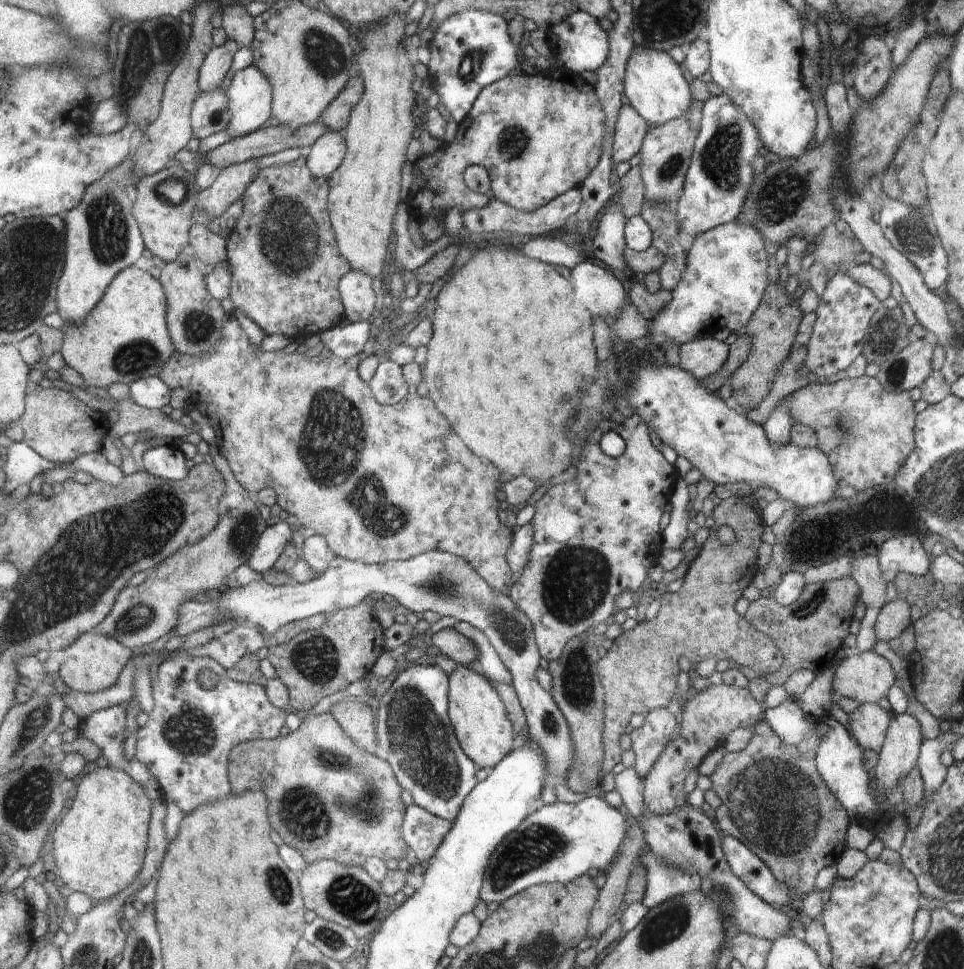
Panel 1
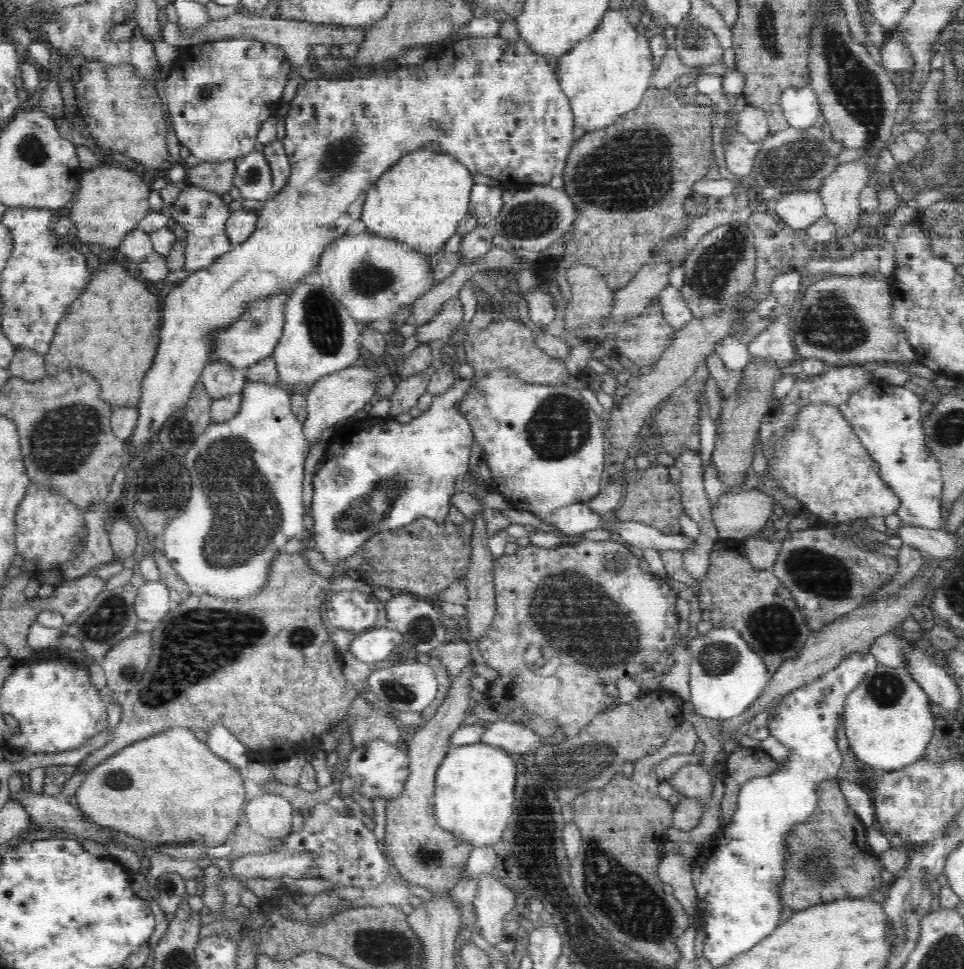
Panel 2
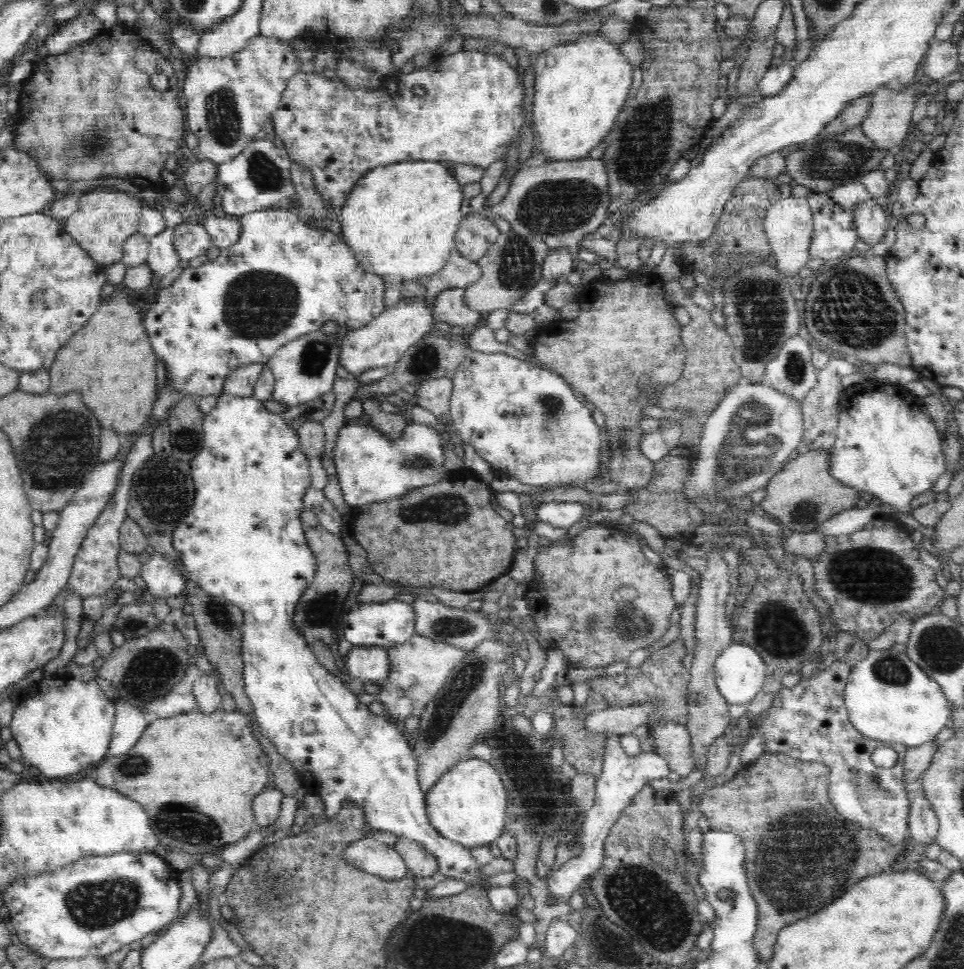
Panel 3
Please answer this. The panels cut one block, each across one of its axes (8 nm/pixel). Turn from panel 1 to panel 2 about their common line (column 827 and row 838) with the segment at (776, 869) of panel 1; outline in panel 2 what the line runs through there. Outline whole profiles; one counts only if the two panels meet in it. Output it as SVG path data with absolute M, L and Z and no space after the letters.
M834 778L819 782L815 794L818 797L815 811L799 825L791 826L792 832L786 834L786 860L783 860L786 882L780 886L779 902L788 910L802 910L846 897L868 896L882 888L880 874L885 867L884 861L878 860L876 854L872 854L872 848L866 842L867 827L848 806L838 782Z

